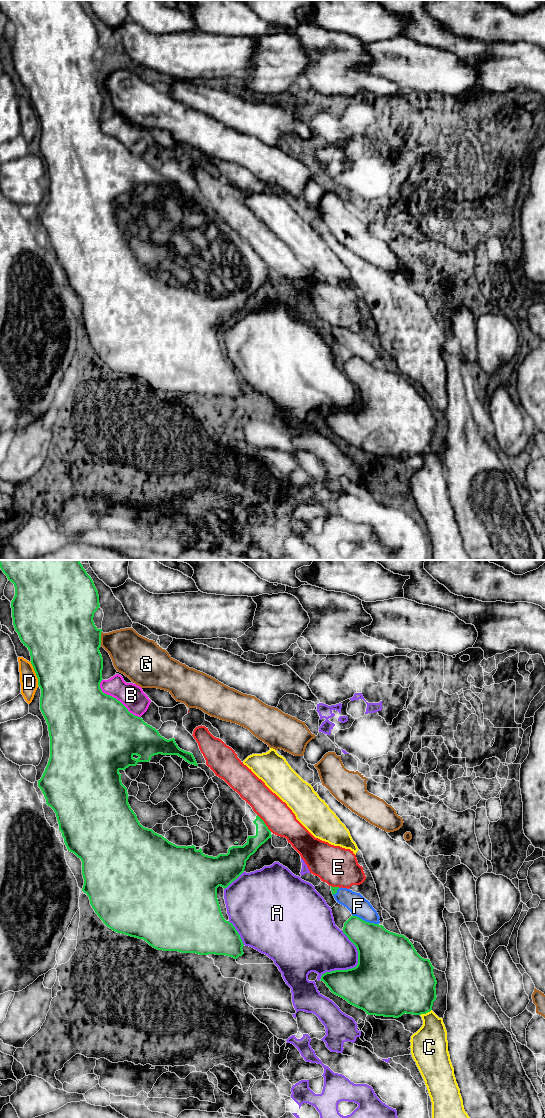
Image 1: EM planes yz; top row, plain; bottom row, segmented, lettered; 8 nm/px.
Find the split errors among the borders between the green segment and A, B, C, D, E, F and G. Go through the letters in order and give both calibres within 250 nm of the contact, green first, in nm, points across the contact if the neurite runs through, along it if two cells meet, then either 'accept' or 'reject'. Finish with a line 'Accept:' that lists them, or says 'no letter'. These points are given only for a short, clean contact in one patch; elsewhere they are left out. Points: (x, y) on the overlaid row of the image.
A: 480/340 nm | reject
B: 500/190 nm | reject
C: 420/280 nm | reject
D: 500/140 nm | reject
E: 110/240 nm | reject
F: 340/160 nm | accept
G: 480/300 nm | reject
Accept: F

